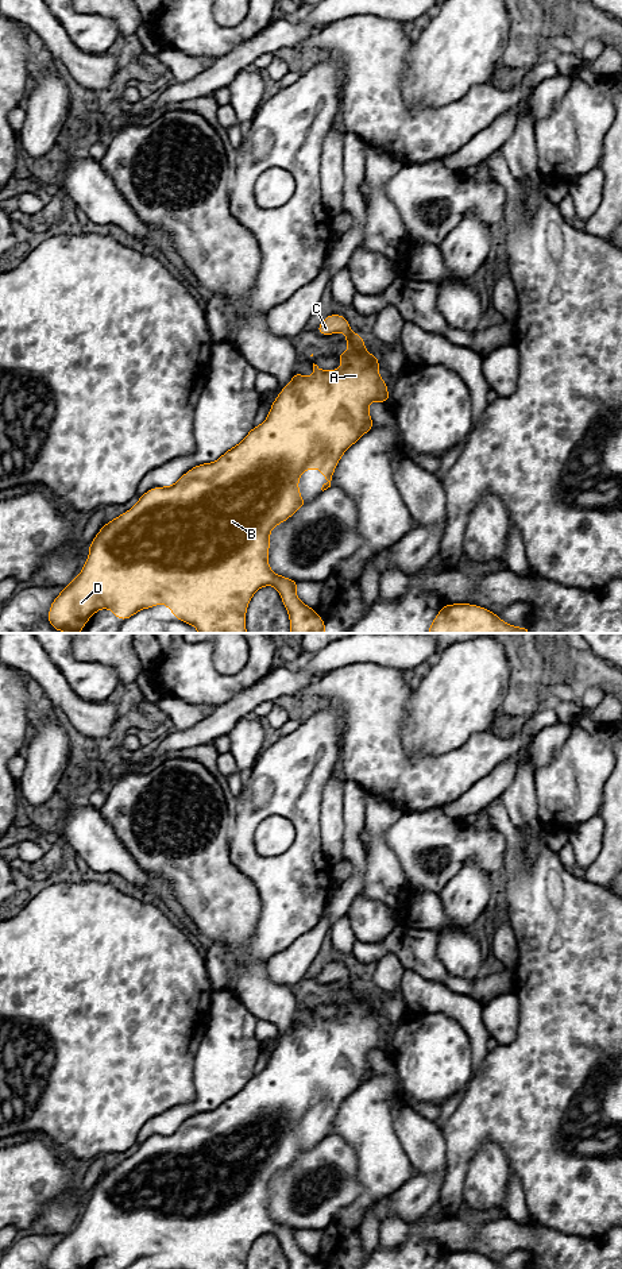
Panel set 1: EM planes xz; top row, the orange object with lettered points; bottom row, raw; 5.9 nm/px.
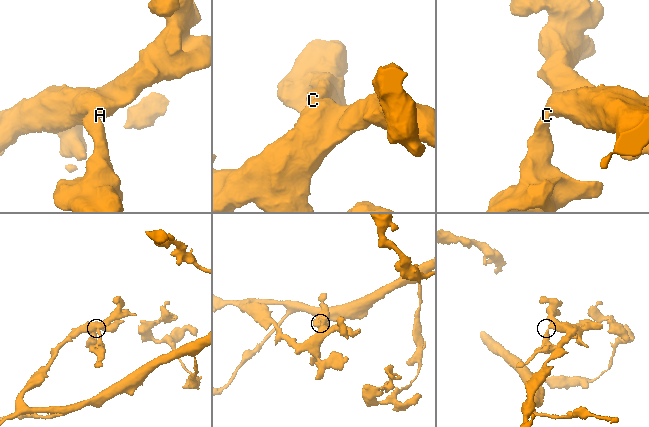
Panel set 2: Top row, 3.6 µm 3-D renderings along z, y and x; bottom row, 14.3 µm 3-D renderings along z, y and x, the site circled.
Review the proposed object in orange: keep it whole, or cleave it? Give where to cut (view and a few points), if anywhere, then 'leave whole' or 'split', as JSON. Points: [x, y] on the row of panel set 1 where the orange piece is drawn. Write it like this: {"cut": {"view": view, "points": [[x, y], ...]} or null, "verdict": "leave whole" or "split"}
{"cut": null, "verdict": "leave whole"}

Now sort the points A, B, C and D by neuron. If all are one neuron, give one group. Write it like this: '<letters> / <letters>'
A B C D

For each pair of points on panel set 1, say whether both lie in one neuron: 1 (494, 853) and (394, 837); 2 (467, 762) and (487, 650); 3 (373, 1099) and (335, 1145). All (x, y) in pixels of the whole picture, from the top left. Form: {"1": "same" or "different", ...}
{"1": "same", "2": "different", "3": "different"}

